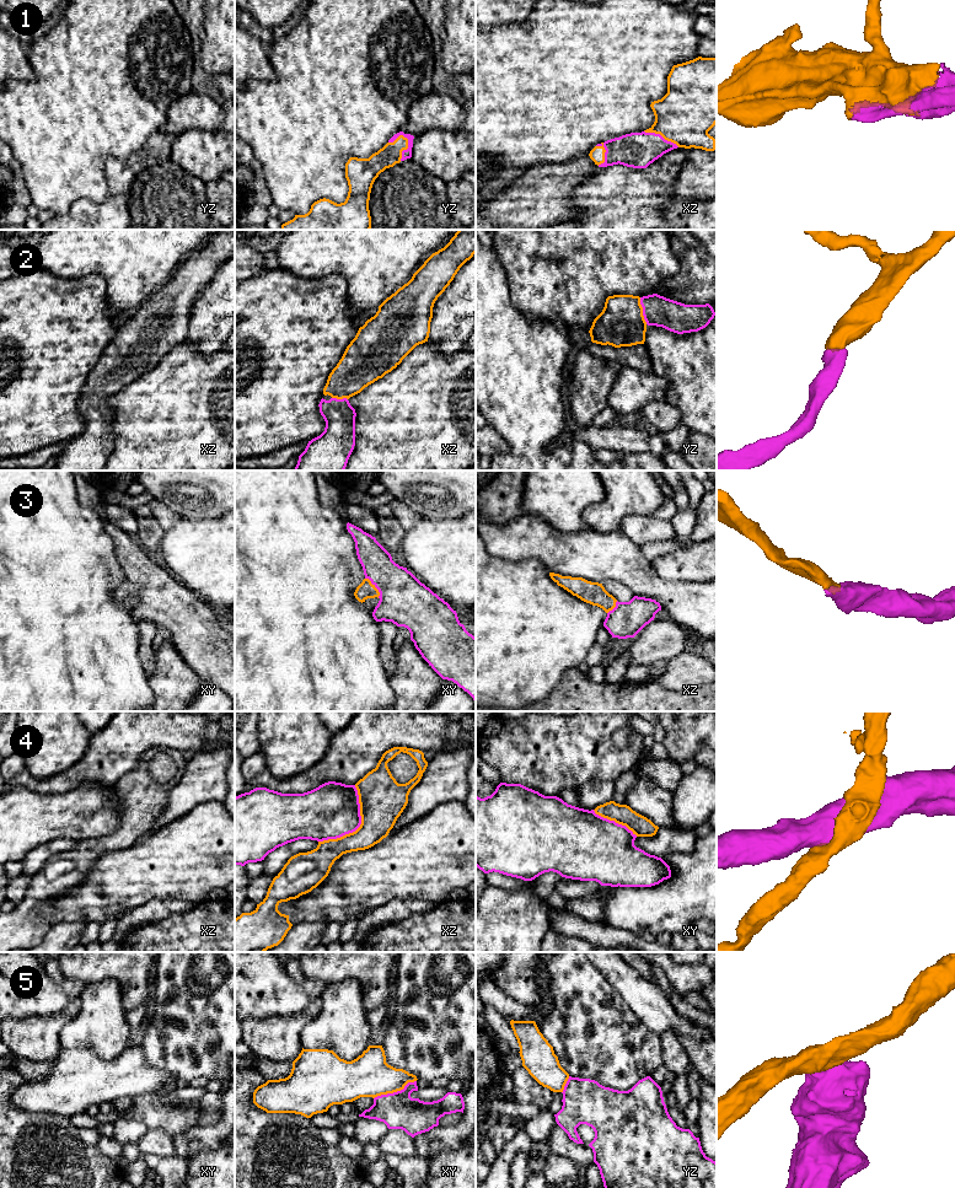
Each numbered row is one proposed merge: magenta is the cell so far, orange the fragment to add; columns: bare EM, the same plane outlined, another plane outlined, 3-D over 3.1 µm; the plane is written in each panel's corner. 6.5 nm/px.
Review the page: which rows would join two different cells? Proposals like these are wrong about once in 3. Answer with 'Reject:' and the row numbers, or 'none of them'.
Reject: 4, 5

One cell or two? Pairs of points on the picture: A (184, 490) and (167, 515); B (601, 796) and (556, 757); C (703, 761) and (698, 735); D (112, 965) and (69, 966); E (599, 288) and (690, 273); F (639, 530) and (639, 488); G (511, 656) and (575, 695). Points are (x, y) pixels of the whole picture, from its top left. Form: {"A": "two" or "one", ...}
{"A": "two", "B": "two", "C": "two", "D": "one", "E": "two", "F": "two", "G": "two"}

